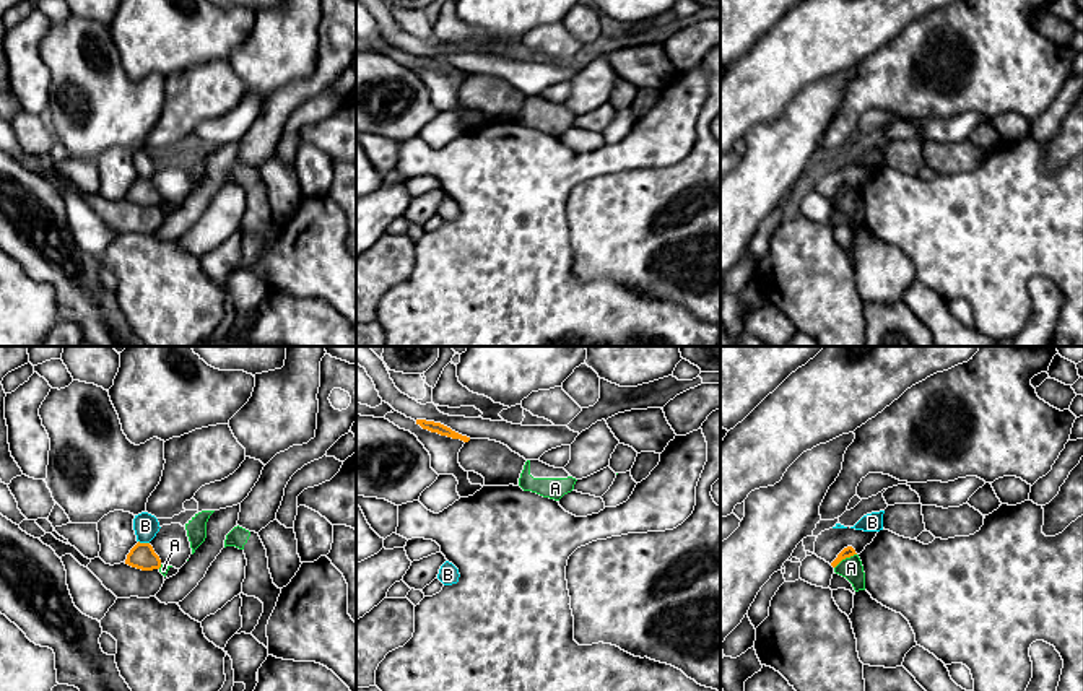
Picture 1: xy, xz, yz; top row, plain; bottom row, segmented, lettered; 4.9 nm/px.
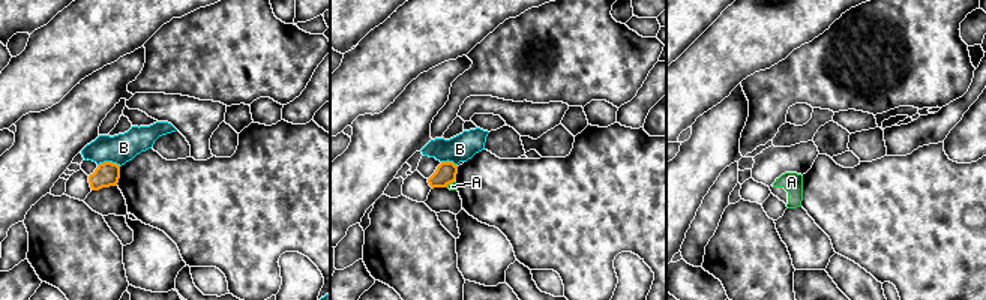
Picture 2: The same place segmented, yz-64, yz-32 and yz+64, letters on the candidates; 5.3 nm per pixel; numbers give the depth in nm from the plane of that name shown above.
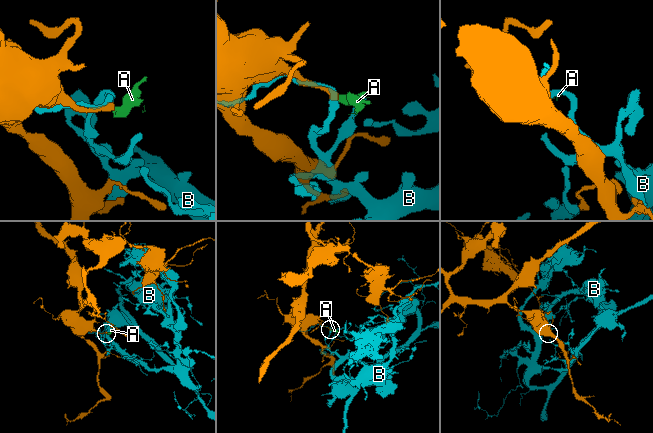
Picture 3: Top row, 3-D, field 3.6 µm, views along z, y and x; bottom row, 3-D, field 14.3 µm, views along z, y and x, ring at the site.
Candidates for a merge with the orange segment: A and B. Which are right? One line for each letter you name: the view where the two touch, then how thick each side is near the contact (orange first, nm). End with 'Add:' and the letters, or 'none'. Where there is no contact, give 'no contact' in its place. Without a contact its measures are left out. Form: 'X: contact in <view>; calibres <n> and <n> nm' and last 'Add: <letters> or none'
Add: none

